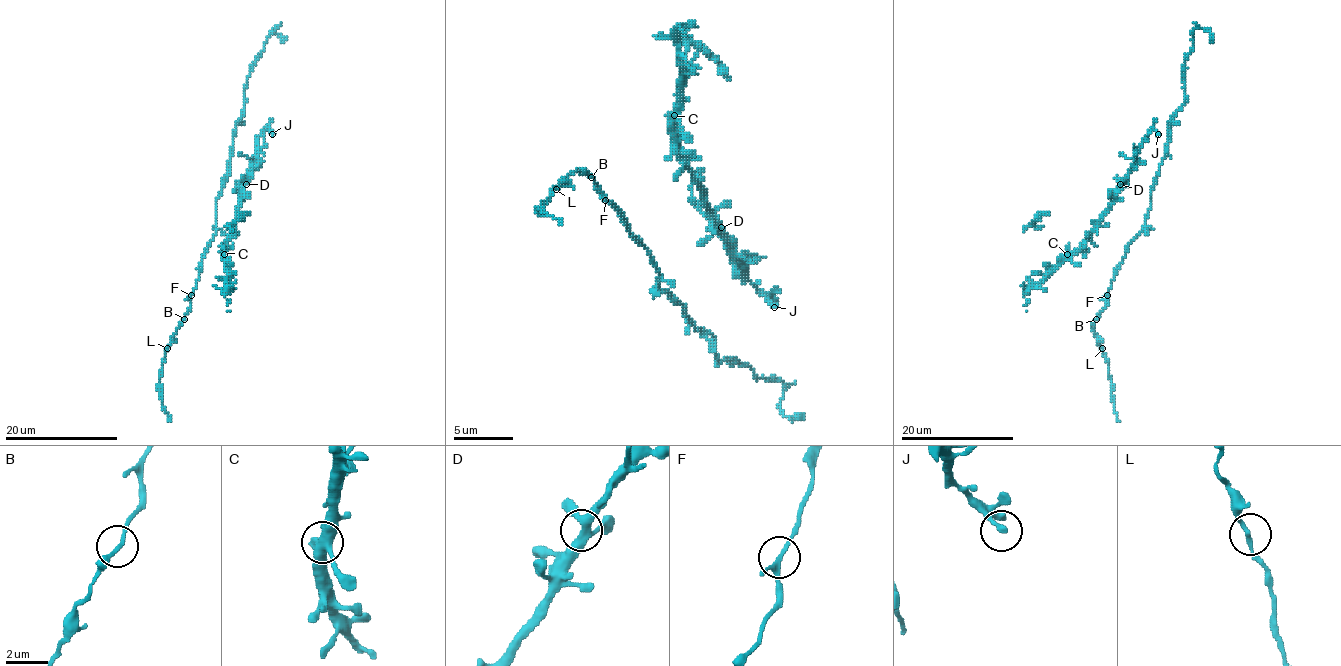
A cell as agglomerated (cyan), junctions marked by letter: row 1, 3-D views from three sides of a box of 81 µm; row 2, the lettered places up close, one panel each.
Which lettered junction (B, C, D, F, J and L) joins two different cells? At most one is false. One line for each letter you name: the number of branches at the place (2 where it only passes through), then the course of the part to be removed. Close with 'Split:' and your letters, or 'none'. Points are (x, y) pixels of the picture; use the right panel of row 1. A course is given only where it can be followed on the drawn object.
Split: none

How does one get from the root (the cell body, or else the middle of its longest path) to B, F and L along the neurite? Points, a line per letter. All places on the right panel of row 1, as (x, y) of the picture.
B: (1146, 215), (1146, 225), (1129, 245), (1106, 295), (1106, 307), (1096, 319)
F: (1146, 215), (1146, 225), (1129, 245), (1108, 295)
L: (1146, 215), (1146, 225), (1129, 245), (1106, 295), (1106, 307), (1095, 322), (1093, 333), (1102, 348)

